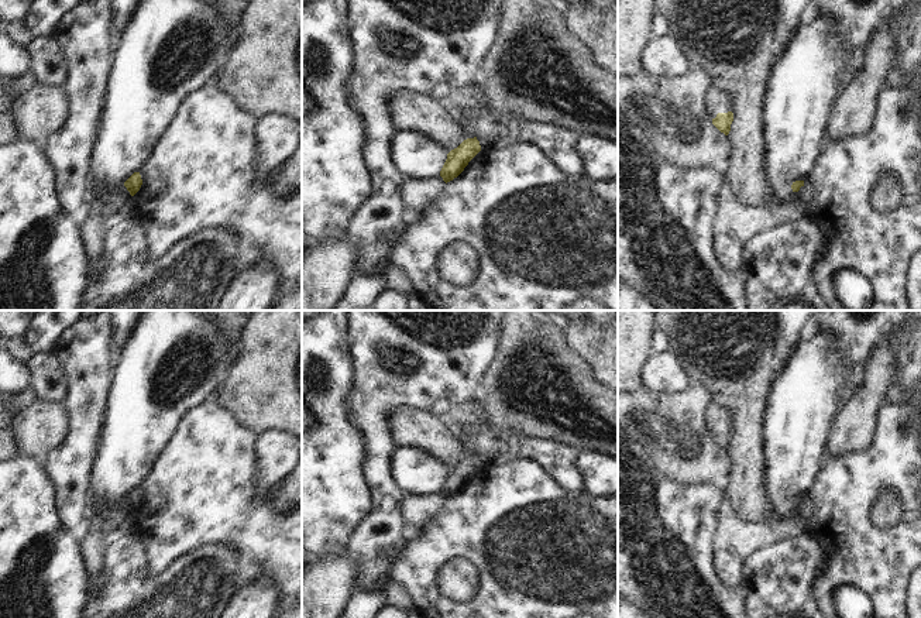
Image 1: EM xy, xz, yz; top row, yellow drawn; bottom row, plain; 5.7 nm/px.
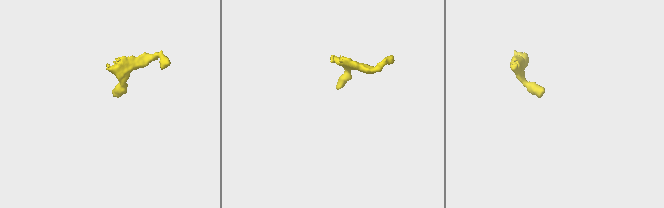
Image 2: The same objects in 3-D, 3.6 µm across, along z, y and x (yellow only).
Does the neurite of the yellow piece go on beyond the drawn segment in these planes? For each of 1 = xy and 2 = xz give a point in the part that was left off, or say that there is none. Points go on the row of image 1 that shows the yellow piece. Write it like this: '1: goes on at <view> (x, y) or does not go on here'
1: does not go on here
2: does not go on here

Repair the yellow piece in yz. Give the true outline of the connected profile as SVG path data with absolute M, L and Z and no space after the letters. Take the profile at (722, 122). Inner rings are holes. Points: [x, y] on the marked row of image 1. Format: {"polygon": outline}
{"polygon": "M711 86L705 96L708 104L708 113L712 119L712 124L725 135L731 131L731 124L733 121L732 104L726 95L715 87Z"}

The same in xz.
{"polygon": "M477 137L464 140L457 148L447 154L440 176L447 183L457 178L468 162L481 151Z"}

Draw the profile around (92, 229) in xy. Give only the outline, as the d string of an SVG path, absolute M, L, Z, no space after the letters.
M124 186L121 190L97 196L89 202L89 210L80 226L80 231L87 262L92 265L92 269L99 267L104 247L103 220L114 213L128 196L130 192Z

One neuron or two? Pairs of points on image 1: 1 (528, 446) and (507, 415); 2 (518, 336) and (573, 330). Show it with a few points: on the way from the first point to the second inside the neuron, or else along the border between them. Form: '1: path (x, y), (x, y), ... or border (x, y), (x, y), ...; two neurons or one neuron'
1: border (526, 435), (556, 439), (559, 442); two neurons
2: border (557, 325), (567, 344), (583, 359); two neurons

